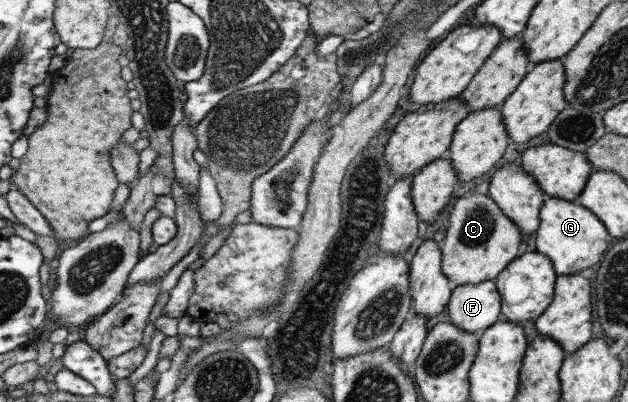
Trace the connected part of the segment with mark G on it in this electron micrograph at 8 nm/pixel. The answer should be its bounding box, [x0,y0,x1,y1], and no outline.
[534,196,611,274]

